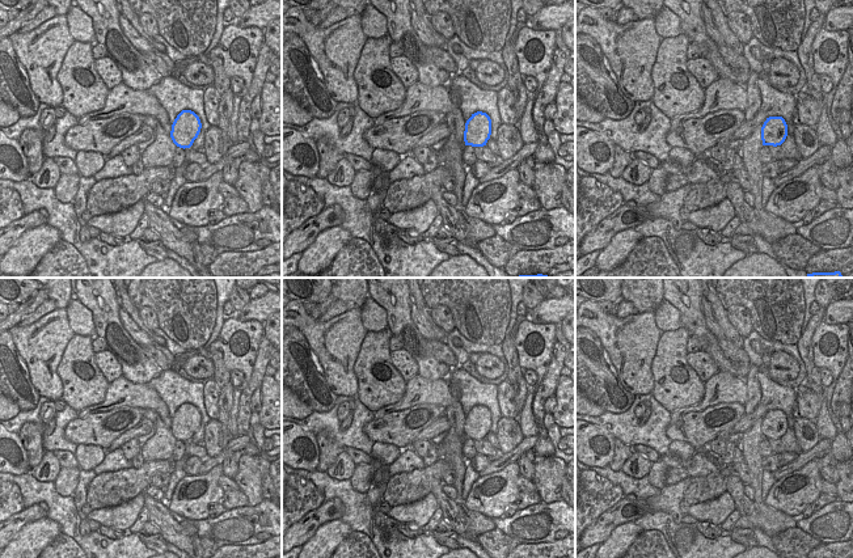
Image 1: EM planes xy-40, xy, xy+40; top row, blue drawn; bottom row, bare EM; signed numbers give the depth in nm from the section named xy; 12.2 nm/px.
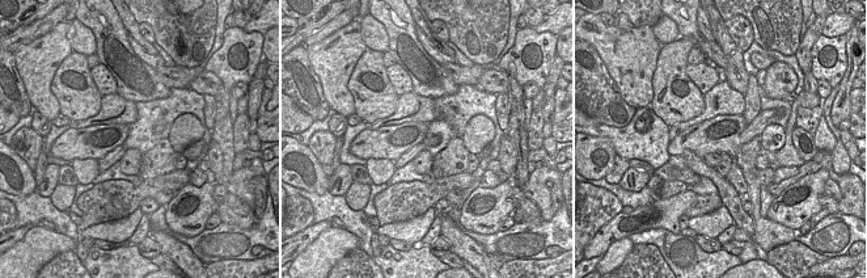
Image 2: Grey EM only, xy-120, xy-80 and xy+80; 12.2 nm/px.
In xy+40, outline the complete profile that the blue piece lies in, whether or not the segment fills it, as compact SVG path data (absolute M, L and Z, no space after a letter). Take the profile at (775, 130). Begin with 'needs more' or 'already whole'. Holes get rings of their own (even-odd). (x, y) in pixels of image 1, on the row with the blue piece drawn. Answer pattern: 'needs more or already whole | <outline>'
already whole | M769 117L761 127L763 145L781 145L787 136L787 124L782 117Z

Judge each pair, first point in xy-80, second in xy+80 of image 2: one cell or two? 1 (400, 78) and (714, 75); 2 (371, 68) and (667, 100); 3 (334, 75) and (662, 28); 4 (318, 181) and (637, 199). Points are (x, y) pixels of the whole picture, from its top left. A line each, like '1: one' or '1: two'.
1: one
2: one
3: two
4: two

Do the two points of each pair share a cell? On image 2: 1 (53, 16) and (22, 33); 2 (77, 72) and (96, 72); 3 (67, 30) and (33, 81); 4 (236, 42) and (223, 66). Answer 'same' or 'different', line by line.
1: same
2: different
3: same
4: same

